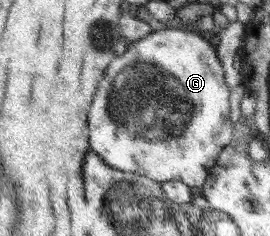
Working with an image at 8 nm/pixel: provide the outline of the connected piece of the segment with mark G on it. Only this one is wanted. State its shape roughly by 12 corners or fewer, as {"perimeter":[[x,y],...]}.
{"perimeter":[[182,29],[116,55],[91,152],[200,188],[233,139],[217,51]]}

